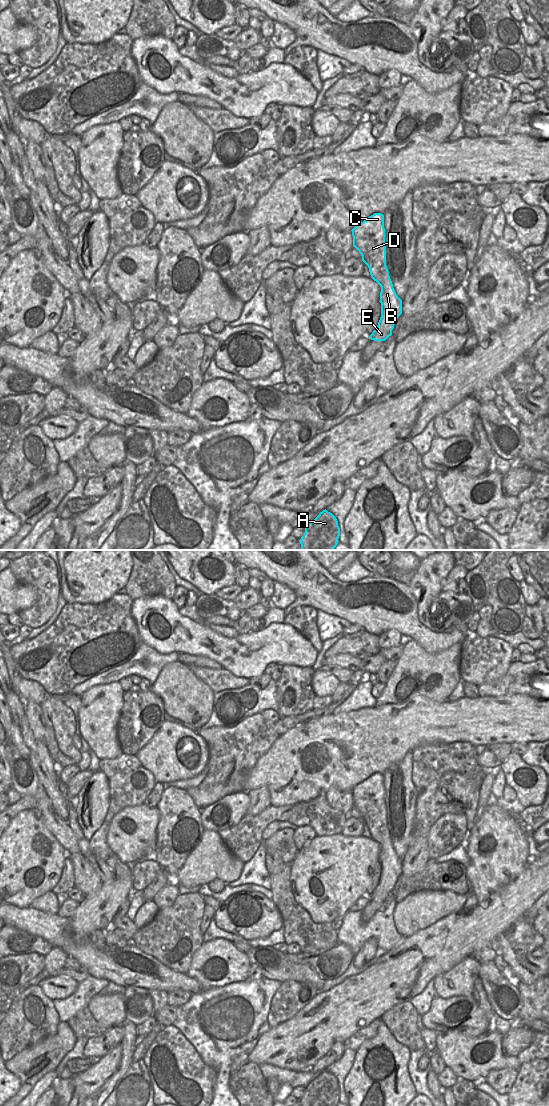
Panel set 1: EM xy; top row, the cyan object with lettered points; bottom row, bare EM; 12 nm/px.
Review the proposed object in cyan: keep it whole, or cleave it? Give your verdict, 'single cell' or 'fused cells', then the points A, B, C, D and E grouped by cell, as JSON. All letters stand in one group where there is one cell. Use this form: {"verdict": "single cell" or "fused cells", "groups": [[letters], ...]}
{"verdict": "single cell", "groups": [["A", "B", "C", "D", "E"]]}

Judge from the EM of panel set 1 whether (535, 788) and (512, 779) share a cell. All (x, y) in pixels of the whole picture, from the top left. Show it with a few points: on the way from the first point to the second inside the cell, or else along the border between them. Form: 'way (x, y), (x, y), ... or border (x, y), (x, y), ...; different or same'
way (529, 789), (517, 785); same

